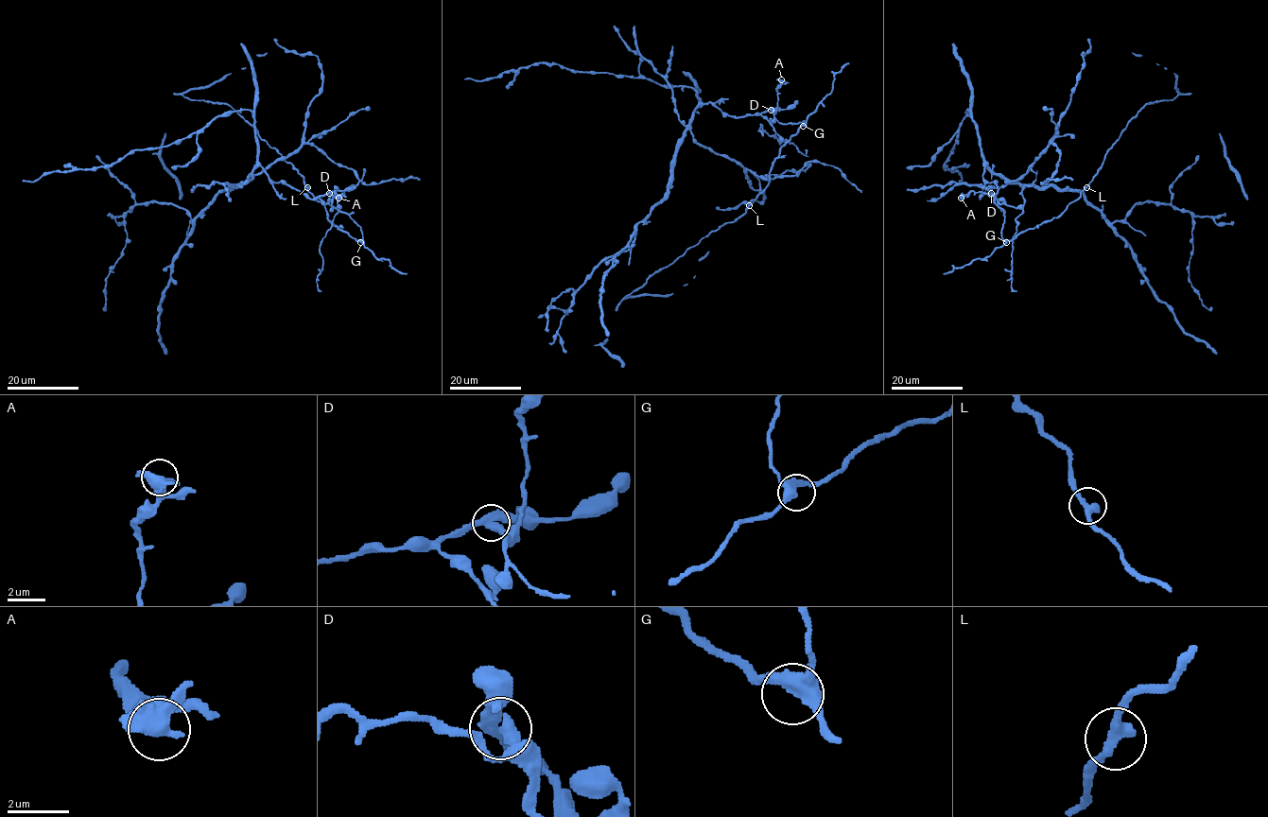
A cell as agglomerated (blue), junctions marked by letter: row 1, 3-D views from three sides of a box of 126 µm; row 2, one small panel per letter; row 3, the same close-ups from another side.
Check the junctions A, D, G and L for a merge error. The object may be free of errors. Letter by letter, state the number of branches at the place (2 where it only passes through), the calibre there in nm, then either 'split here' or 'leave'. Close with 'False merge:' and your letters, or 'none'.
A: 3 branches meet; 440 nm thick; leave
D: 3 branches meet; 400 nm thick; split here
G: 3 branches meet; 400 nm thick; leave
L: 2 branches meet; 360 nm thick; leave
False merge: D

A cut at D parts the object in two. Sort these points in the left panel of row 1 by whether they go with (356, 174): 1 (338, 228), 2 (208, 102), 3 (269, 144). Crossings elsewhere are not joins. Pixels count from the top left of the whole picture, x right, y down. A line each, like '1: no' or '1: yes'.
1: no
2: no
3: no

